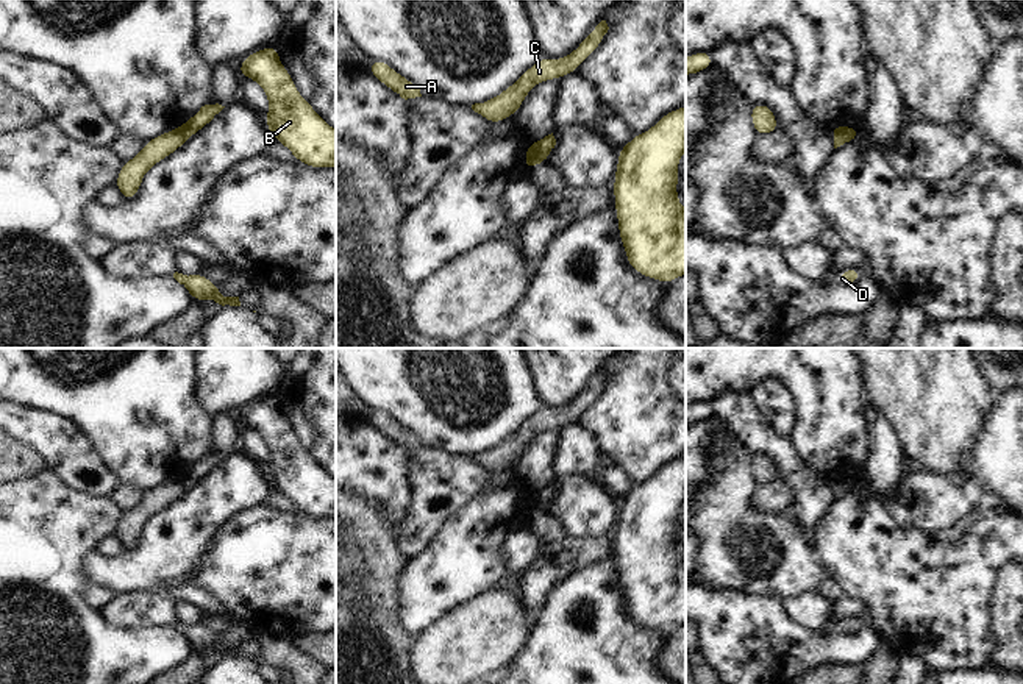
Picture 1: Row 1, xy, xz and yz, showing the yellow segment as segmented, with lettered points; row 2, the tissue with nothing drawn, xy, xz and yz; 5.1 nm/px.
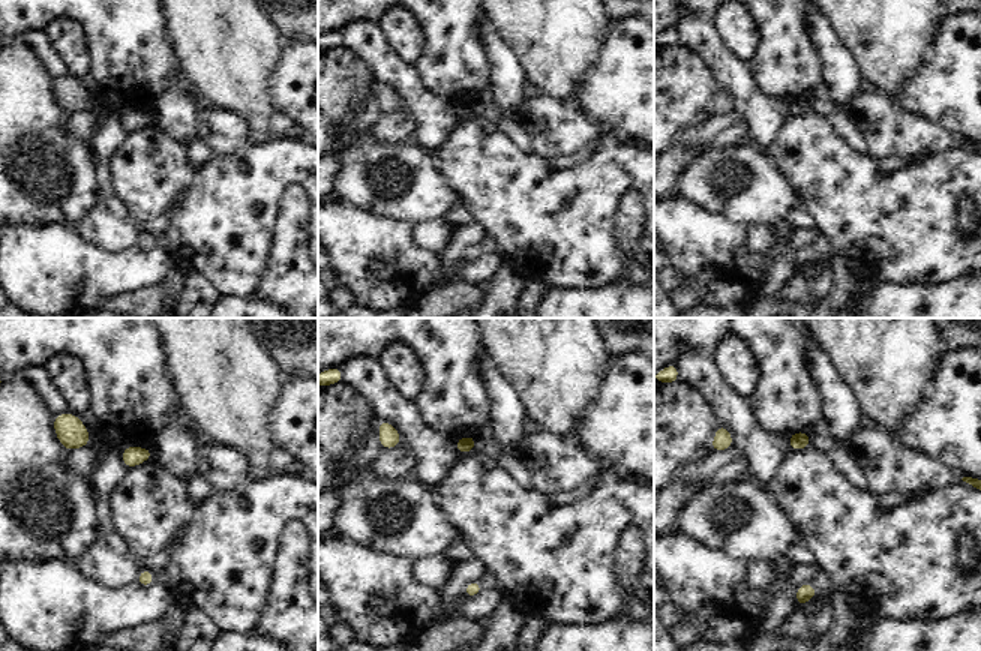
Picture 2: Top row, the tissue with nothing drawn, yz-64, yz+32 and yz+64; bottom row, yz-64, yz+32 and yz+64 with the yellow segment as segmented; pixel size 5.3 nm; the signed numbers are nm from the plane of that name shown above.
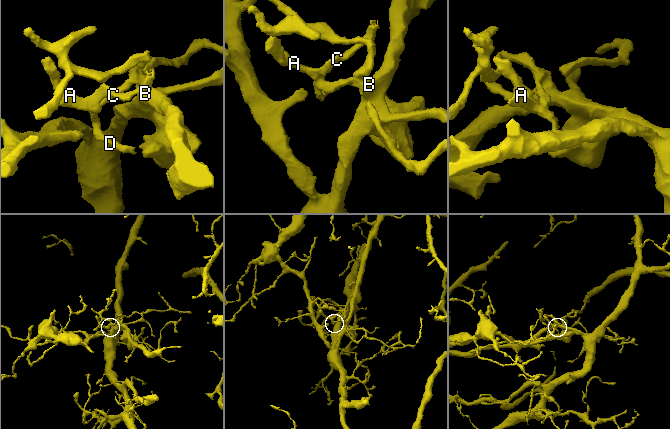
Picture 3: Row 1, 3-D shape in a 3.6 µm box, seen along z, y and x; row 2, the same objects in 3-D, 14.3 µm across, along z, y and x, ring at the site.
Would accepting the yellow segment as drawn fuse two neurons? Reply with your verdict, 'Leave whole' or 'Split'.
Split

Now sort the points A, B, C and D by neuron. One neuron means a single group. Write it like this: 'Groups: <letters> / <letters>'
Groups: A C D / B

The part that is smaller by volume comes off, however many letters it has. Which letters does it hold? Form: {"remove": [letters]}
{"remove": ["A", "C", "D"]}

